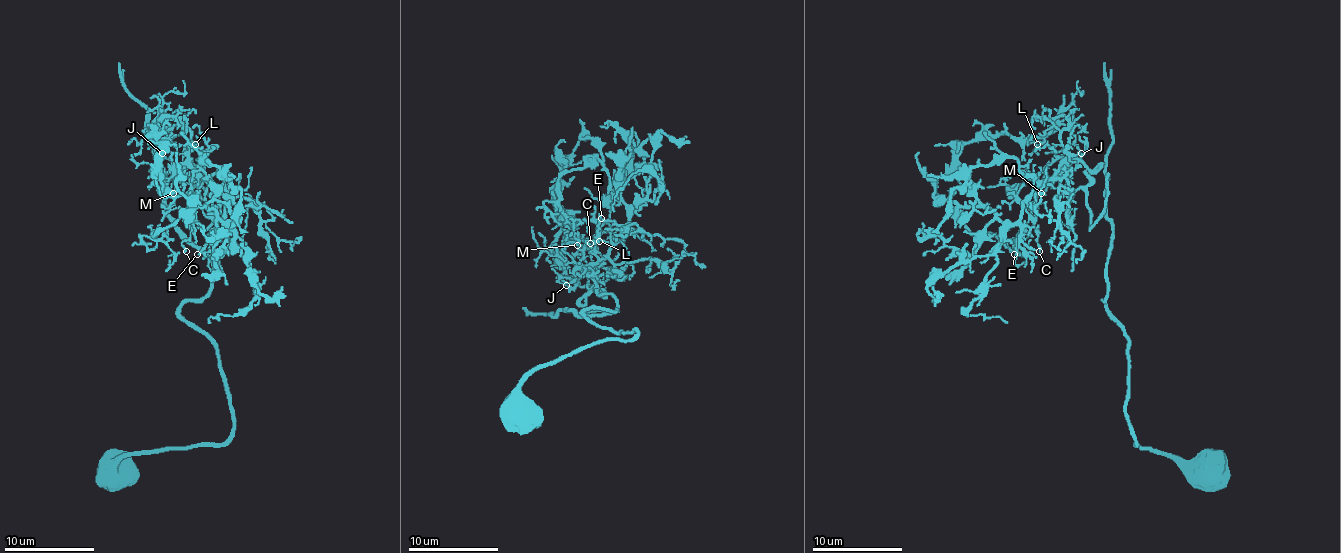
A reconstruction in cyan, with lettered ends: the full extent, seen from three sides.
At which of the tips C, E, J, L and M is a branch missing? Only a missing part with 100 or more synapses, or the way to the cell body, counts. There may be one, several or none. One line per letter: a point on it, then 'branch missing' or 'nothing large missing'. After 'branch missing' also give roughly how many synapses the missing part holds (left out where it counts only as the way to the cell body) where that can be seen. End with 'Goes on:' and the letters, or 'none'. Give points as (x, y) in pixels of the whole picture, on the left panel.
C: place (186, 251); nothing large missing
E: place (197, 254); nothing large missing
J: place (162, 153); nothing large missing
L: place (195, 144); branch missing; 1000 synapses
M: place (173, 193); nothing large missing
Goes on: L

